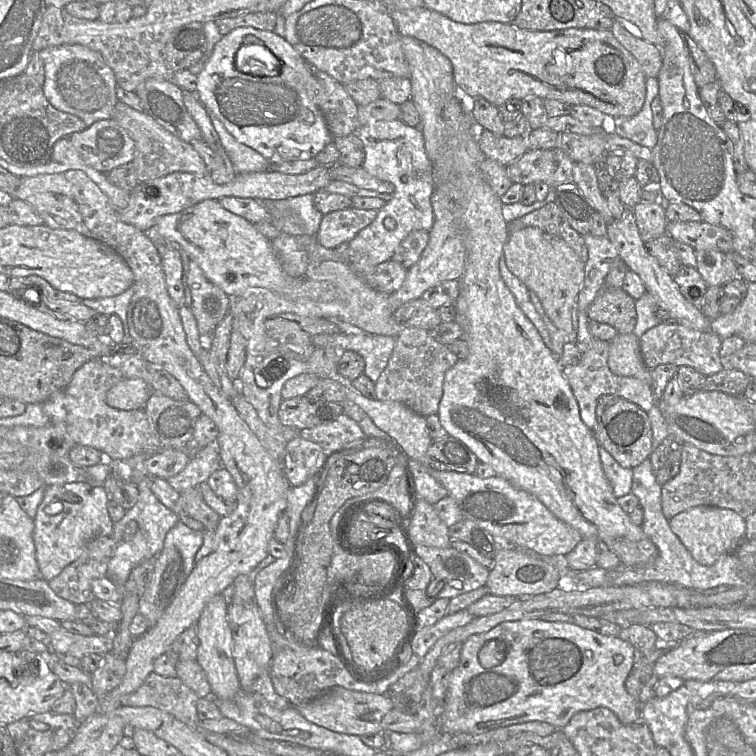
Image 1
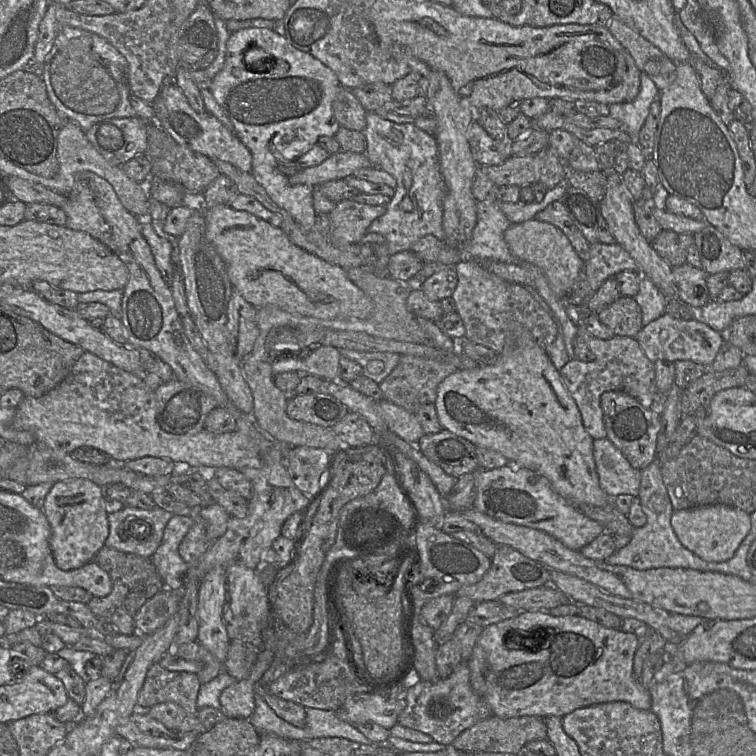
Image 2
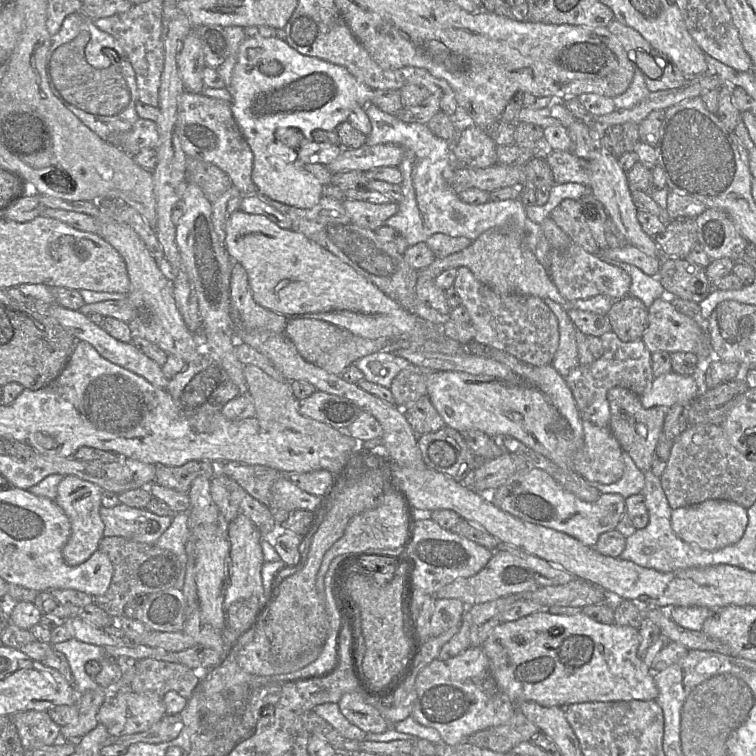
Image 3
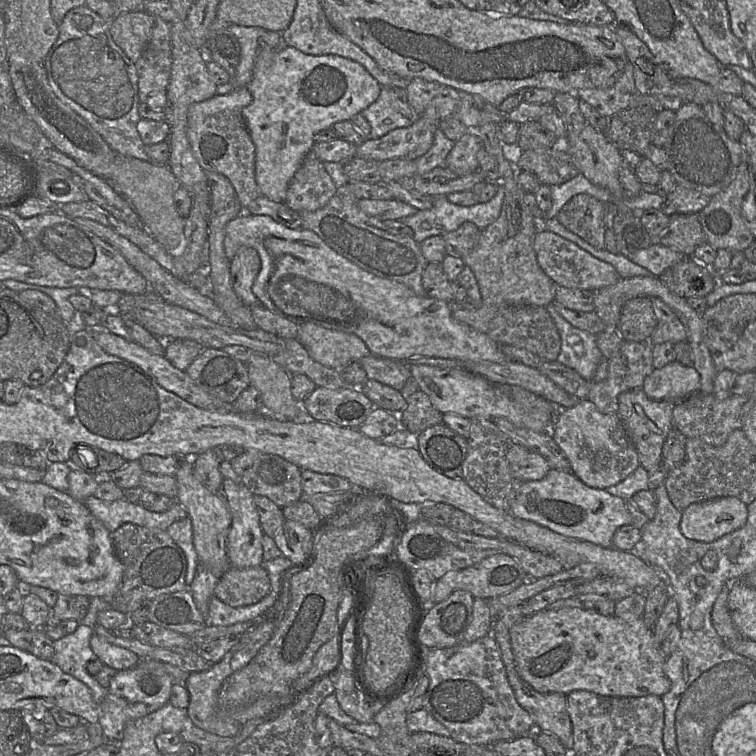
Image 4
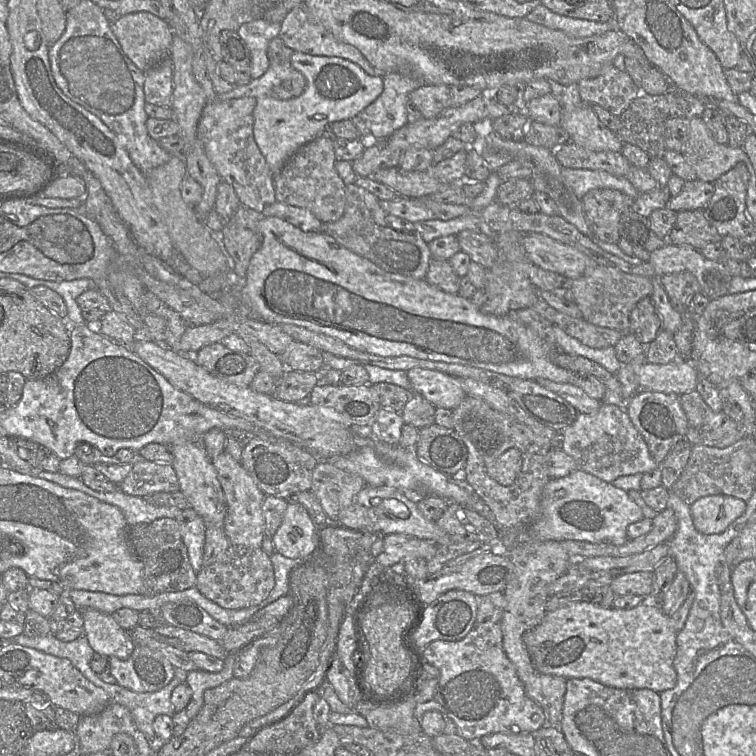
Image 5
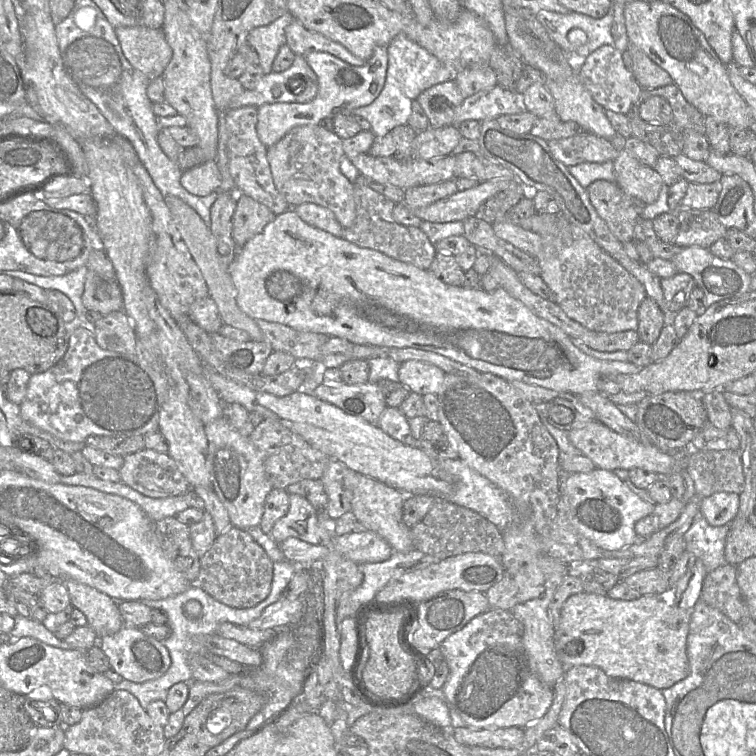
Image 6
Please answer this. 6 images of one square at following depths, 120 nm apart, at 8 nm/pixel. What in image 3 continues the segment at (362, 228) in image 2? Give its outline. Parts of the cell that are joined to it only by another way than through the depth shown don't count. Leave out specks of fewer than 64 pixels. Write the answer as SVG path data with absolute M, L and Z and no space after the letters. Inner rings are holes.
M344 198L342 203L347 214L356 225L374 231L383 226L388 218L395 215L399 207L395 201L387 204L375 204Z

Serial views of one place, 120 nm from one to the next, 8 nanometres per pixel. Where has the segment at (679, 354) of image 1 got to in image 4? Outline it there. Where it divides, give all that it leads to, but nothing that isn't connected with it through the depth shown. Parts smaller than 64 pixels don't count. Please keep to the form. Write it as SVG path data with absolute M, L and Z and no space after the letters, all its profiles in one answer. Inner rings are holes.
M650 298L657 317L657 326L649 339L650 345L687 340L684 325L677 315L659 298Z

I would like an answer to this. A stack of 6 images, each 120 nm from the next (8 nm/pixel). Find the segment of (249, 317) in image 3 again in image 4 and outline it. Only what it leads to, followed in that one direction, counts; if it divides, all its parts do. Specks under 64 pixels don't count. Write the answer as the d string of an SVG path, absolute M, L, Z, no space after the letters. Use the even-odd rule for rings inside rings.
M241 246L231 260L231 282L236 295L247 307L260 304L257 297L252 292L252 285L260 270L260 258L254 248Z

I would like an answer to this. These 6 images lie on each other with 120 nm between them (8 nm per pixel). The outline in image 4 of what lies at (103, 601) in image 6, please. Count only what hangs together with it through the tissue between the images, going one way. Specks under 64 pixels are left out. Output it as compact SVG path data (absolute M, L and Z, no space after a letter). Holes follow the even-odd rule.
M96 633L92 635L90 645L92 651L104 665L117 671L134 668L140 662L140 657L136 653L111 644Z

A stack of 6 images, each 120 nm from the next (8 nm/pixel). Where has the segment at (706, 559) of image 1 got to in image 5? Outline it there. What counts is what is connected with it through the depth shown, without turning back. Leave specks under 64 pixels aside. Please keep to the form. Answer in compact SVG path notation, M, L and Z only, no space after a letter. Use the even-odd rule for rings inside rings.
M727 495L705 496L690 506L694 527L704 535L724 532L745 510L746 502Z

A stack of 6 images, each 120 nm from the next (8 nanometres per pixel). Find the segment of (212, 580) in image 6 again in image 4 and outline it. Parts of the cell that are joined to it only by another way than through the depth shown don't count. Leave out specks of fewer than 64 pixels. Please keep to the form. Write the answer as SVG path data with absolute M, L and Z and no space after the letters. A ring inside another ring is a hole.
M262 565L242 569L230 566L219 578L214 596L229 606L242 607L259 602L270 591L271 583Z

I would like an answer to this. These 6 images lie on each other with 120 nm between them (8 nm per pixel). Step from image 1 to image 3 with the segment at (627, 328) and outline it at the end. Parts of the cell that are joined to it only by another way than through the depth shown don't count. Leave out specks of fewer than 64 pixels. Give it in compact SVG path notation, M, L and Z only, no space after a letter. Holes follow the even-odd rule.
M630 295L613 301L606 314L611 332L623 342L640 340L648 326L648 309L641 300Z

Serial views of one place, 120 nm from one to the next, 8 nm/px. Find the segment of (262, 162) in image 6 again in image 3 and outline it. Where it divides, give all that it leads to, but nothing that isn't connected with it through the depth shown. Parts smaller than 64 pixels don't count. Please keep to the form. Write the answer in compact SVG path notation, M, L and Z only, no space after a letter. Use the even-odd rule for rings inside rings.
M184 91L179 98L175 130L188 157L219 167L243 196L256 194L256 186L251 178L253 152L236 123L229 101Z

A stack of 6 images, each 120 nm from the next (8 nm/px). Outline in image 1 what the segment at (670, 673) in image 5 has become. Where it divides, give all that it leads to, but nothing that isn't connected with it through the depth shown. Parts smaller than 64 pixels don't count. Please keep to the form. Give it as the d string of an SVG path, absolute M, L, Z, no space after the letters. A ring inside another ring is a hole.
M527 619L500 623L487 632L471 635L462 643L459 665L451 671L445 698L438 707L438 737L440 731L478 734L532 721L562 729L576 713L598 707L611 710L622 724L639 722L642 704L625 688L636 659L636 649L619 636L606 636L571 622ZM490 640L504 643L505 656L498 666L487 669L480 664L478 654Z

